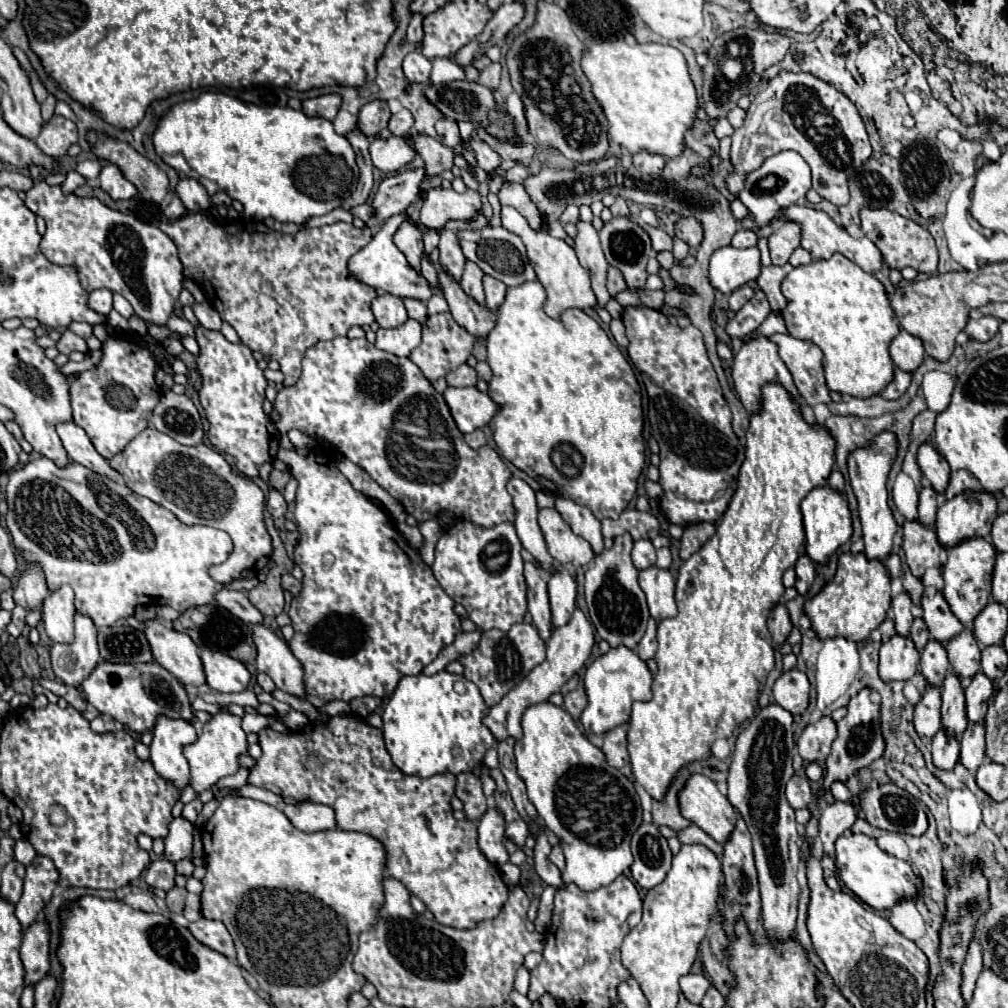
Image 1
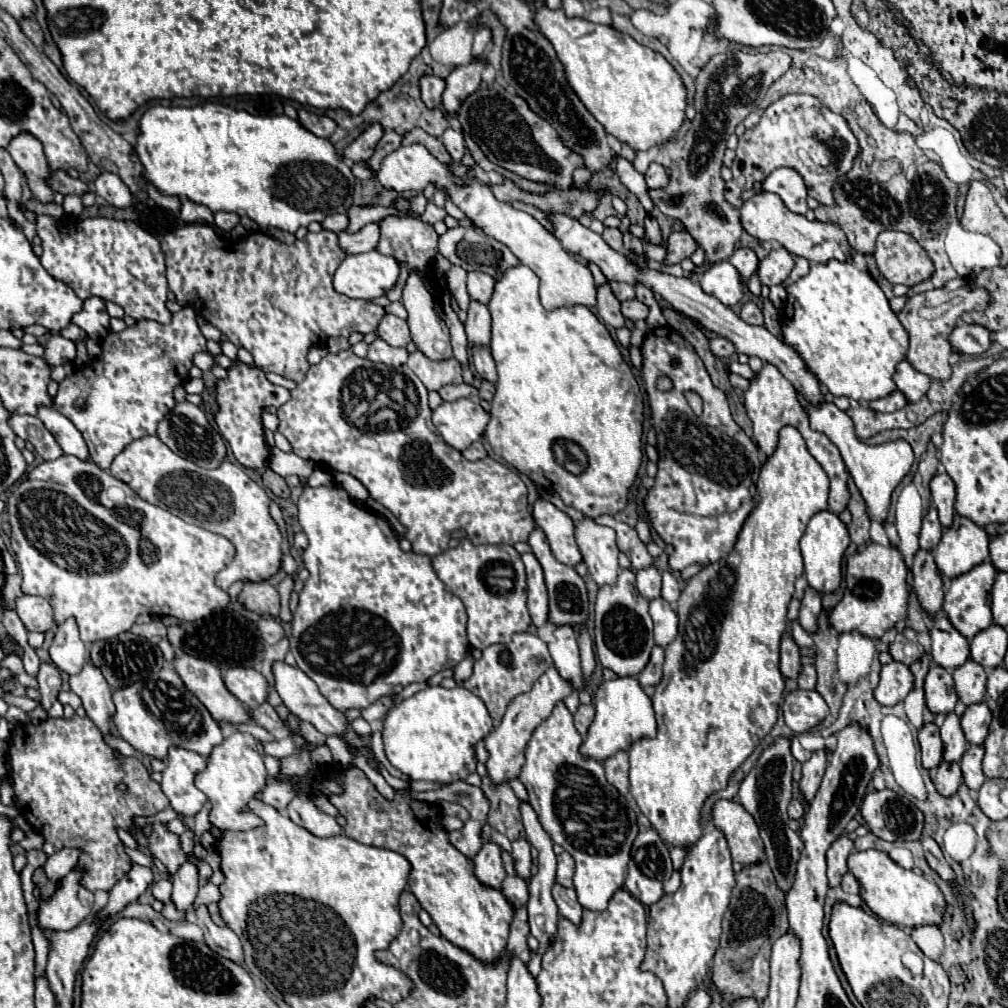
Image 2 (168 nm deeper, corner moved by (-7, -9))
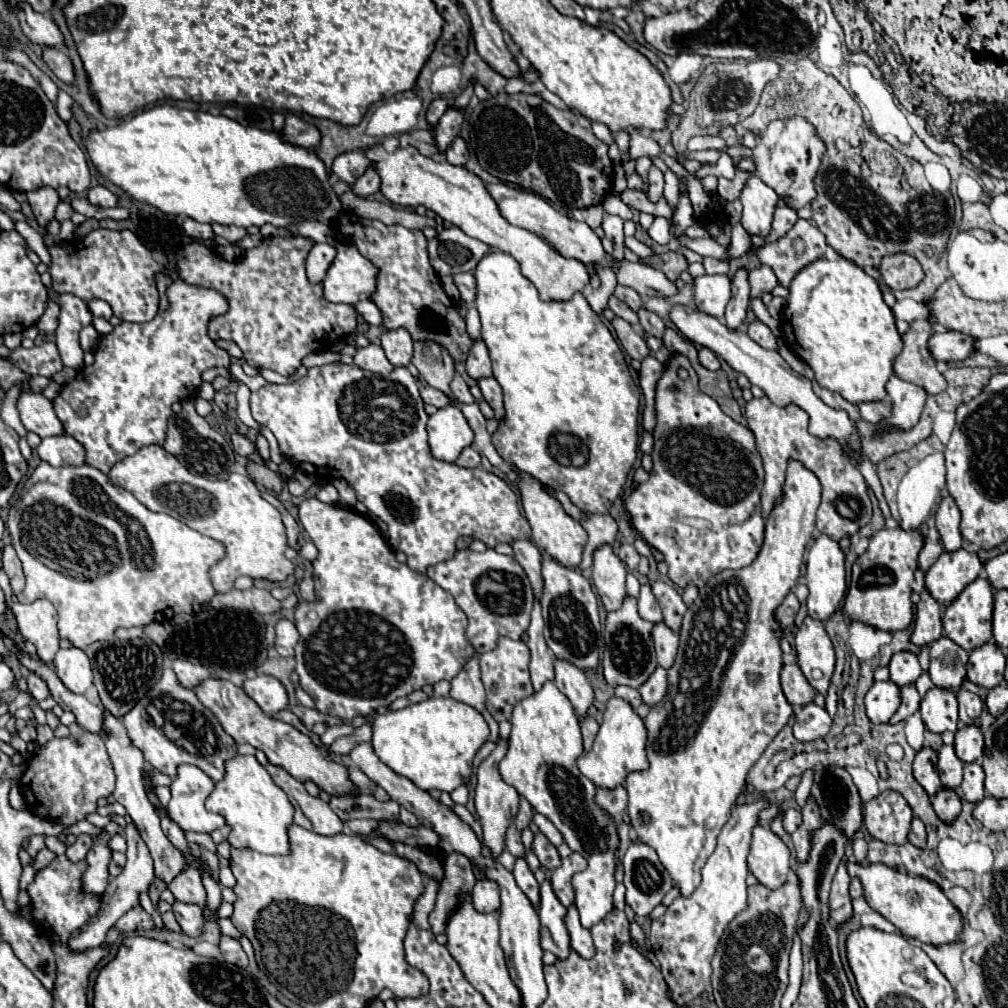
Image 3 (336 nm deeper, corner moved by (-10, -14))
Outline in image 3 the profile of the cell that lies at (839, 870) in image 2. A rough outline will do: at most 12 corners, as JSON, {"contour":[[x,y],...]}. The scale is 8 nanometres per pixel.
{"contour":[[839,864],[831,886],[831,918],[851,918],[849,874]]}

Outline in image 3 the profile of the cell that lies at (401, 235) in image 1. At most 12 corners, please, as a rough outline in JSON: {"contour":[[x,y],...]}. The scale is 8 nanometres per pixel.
{"contour":[[415,344],[411,362],[429,386],[449,392],[455,360],[439,344]]}

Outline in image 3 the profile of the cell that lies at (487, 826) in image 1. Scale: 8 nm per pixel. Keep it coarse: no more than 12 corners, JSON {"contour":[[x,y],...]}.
{"contour":[[477,880],[473,906],[477,912],[499,908],[499,888],[493,880]]}

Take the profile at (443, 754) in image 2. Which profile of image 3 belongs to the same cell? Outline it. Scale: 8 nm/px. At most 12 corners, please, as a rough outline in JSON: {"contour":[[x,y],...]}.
{"contour":[[453,698],[373,720],[373,750],[417,788],[453,792],[489,726]]}

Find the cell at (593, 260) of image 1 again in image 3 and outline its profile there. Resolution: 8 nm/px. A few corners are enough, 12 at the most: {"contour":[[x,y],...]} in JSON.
{"contour":[[619,316],[611,320],[631,358],[649,356],[645,340]]}

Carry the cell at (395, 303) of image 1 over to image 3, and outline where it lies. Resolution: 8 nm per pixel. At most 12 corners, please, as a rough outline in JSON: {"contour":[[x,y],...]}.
{"contour":[[405,328],[385,330],[381,346],[395,366],[407,366],[413,338]]}

